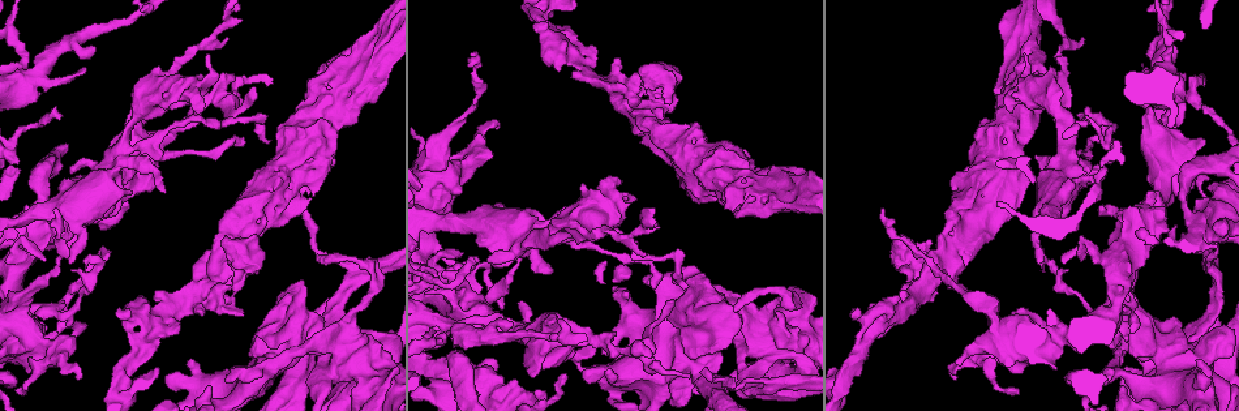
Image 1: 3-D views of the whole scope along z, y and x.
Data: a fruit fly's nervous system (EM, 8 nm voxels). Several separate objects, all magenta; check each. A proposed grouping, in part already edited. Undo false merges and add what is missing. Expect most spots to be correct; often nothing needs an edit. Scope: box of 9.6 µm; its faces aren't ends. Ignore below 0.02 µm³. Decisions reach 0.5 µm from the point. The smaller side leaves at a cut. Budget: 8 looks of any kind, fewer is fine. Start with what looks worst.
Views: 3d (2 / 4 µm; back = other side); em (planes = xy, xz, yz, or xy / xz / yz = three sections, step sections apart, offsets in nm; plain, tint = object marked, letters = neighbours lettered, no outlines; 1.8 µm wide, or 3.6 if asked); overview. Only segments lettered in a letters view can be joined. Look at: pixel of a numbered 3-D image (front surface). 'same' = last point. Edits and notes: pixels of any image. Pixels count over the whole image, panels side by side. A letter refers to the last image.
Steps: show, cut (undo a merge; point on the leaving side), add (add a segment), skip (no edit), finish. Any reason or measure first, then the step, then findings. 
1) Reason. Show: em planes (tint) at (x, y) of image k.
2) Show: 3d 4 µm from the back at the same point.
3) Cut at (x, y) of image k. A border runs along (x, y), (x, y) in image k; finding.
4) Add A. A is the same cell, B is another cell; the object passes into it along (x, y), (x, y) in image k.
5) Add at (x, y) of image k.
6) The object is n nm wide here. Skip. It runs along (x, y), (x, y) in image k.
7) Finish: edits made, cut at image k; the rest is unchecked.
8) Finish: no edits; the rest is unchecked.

Abrupt turn. Show: em xy step 16 (tint) at (788, 371) of image 1.

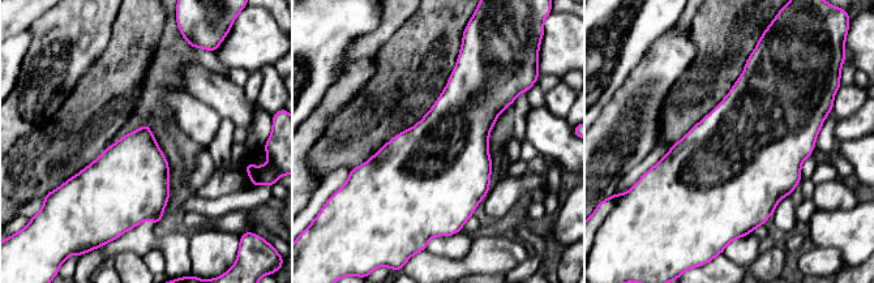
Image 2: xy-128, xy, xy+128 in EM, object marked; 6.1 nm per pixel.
Another direction. Show: em xz step 16 (letters) at the same point.

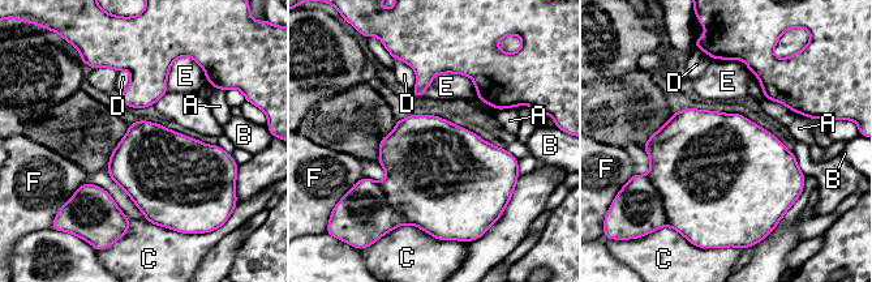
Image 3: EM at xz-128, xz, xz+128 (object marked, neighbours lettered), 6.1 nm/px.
Skip. A, B, C, D, E and F are other cells; a border runs along (422, 95), (464, 73), (479, 99) in image 3; all the same neuron.

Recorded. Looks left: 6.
Sharp bend. Show: em 3.6 µm planes (tint) at (283, 392) of image 1.

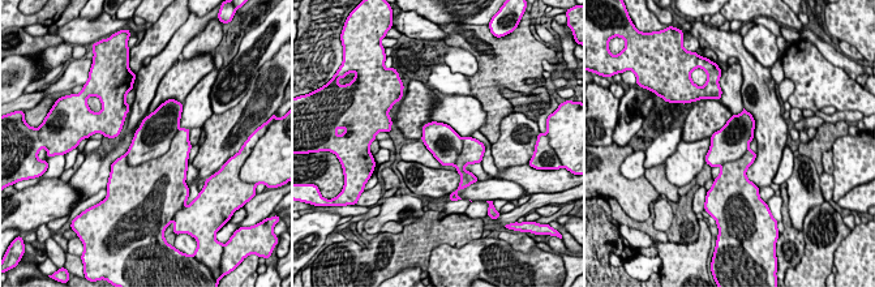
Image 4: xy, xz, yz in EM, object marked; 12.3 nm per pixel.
See the neighbours. Show: em 3.6 µm planes (letters) at the same point.

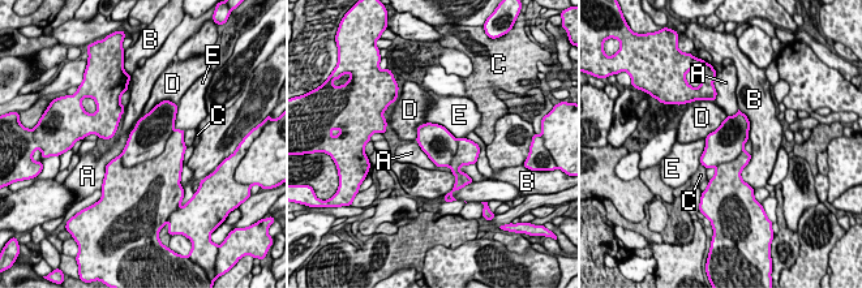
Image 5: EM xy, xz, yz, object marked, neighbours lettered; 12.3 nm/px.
Skip. A, B, C, D and E are other cells; a border runs along (415, 141), (437, 166), (451, 171) in image 5; one neuron here.

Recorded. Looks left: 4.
Narrows sharply. Show: em planes (tint) at (19, 71) of image 1.

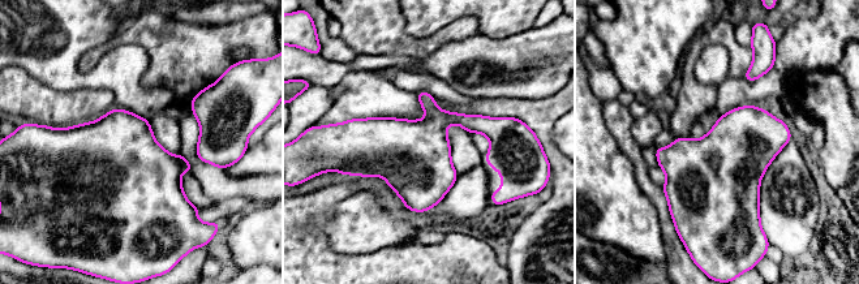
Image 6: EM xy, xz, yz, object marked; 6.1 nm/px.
Show: em planes (letters) at the same point.

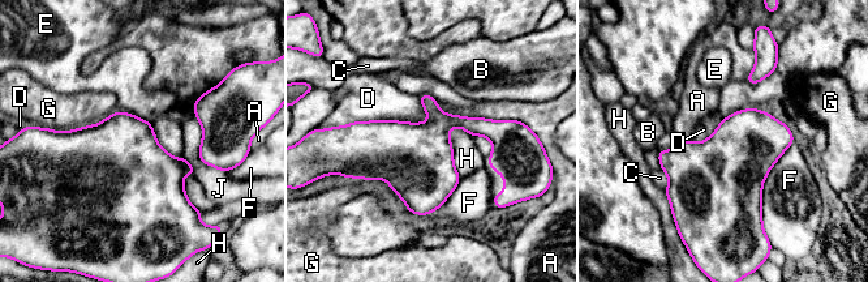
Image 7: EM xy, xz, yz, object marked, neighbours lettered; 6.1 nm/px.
Skip. A, B, C, D, E, F, G, H and J are other cells; one neuron here.

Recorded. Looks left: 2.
Finish: no edits; the rest is unchecked.

